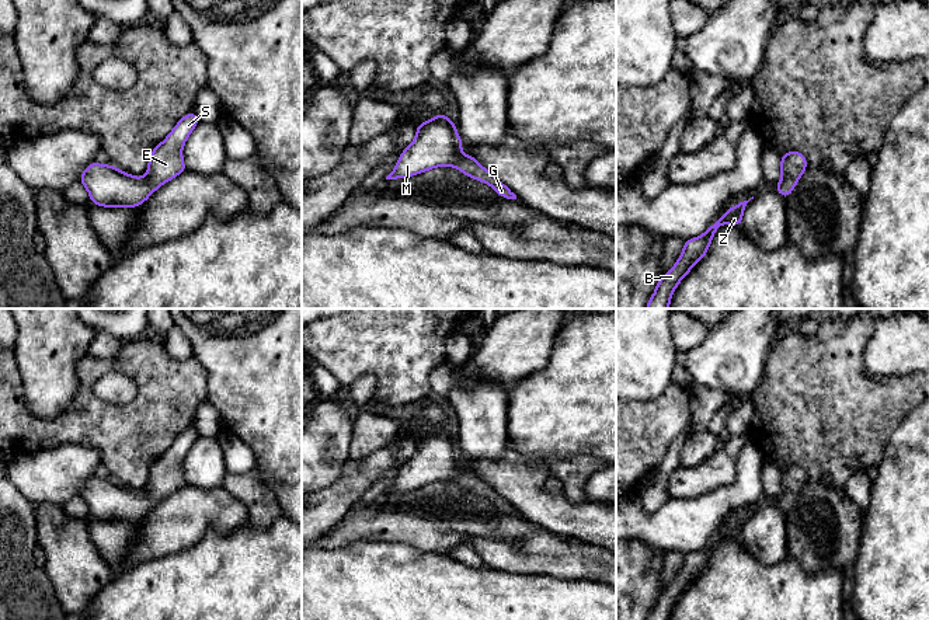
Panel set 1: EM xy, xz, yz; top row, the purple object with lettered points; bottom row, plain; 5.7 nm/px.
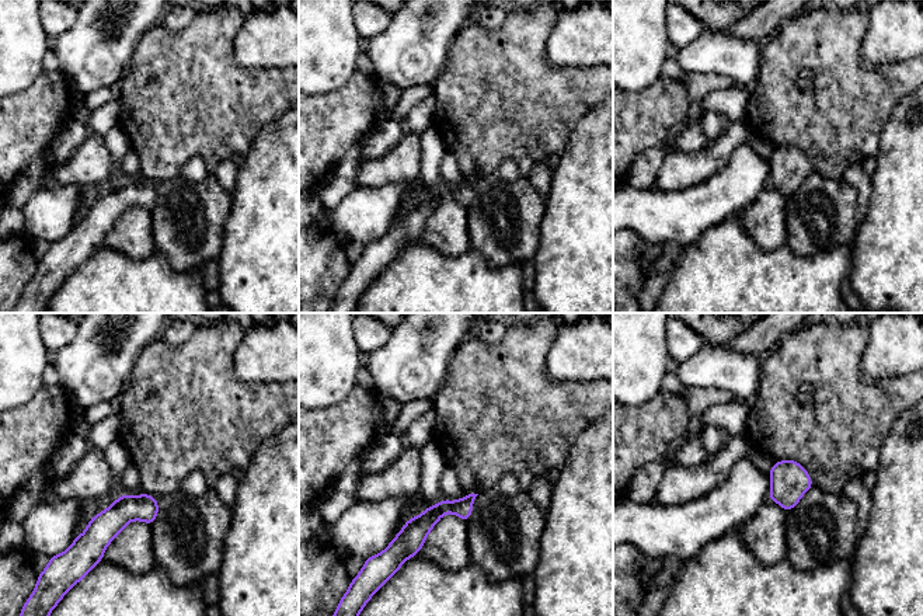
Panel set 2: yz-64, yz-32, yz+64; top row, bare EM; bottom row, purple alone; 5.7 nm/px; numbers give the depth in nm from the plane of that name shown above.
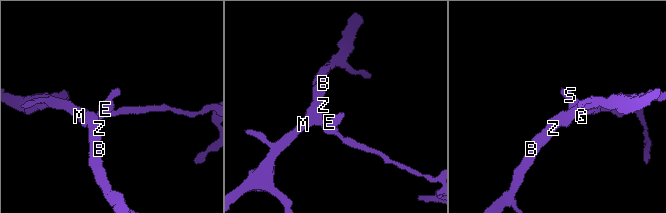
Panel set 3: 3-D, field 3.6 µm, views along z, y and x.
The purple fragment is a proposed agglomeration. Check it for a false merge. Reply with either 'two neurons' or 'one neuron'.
one neuron

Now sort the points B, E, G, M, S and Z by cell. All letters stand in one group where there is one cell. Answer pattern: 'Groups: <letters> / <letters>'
Groups: B E G M S Z

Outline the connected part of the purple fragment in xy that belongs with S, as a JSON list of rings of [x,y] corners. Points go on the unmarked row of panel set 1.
[[[192,425],[182,431],[167,452],[149,470],[146,491],[135,491],[112,478],[97,476],[84,483],[79,495],[86,501],[90,516],[102,522],[138,522],[163,498],[187,485],[182,461],[199,438]]]

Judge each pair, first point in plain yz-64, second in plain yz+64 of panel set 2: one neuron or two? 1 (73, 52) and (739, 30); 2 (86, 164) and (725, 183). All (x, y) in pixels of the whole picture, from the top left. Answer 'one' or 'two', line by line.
1: two
2: two

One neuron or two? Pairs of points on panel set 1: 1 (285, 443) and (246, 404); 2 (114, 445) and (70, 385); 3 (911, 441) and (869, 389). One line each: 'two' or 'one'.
1: one
2: two
3: two

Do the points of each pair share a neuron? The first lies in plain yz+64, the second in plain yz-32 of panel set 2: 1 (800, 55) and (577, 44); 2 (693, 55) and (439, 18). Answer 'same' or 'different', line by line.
1: different
2: same

